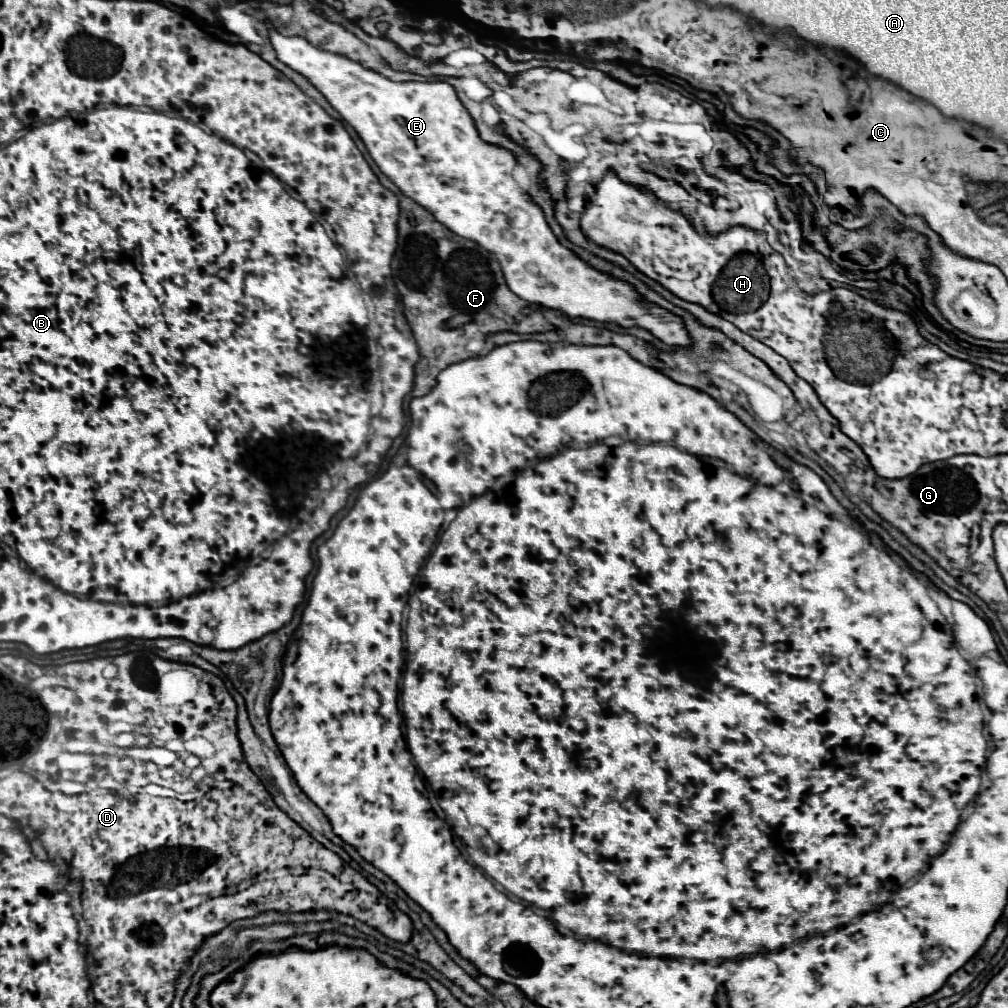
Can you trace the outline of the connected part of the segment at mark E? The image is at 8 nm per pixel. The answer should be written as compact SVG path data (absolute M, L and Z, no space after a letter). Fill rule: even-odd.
M270 27L270 43L284 61L294 71L302 73L328 101L330 105L354 127L354 131L364 141L370 157L376 161L380 171L410 199L426 207L438 221L442 221L456 235L476 241L486 251L494 253L498 259L508 287L524 301L564 311L568 317L584 317L594 321L618 323L622 327L644 327L654 337L668 345L690 345L690 337L678 317L666 311L640 303L634 289L622 281L610 279L604 273L594 271L580 259L576 259L568 249L564 249L554 233L550 231L538 205L530 201L526 191L522 191L512 179L512 171L518 165L516 159L502 147L488 145L478 137L472 117L456 97L456 91L446 81L426 81L426 83L394 83L380 73L364 69L356 61L346 57L320 51L310 45L304 37L284 37ZM504 231L512 231L514 237L502 237Z

